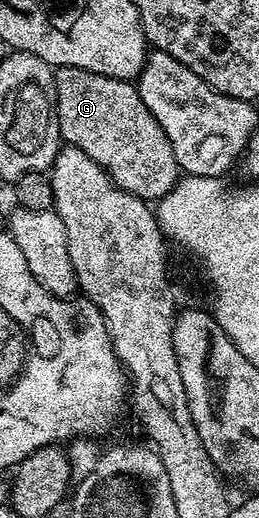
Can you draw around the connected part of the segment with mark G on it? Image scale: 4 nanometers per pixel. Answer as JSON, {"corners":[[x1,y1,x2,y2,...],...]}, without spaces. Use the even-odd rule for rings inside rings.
{"corners":[[59,66,54,71,54,111,58,114,58,127,62,133,62,142,68,146,80,148,84,156,92,156,100,168,124,192,132,192,132,196,157,200,166,195,177,184,180,171,178,161,172,152,172,144,168,136,164,136,164,128,148,112,144,100,140,100,140,92,133,81,125,78,113,78,96,72,88,72,75,66]]}

